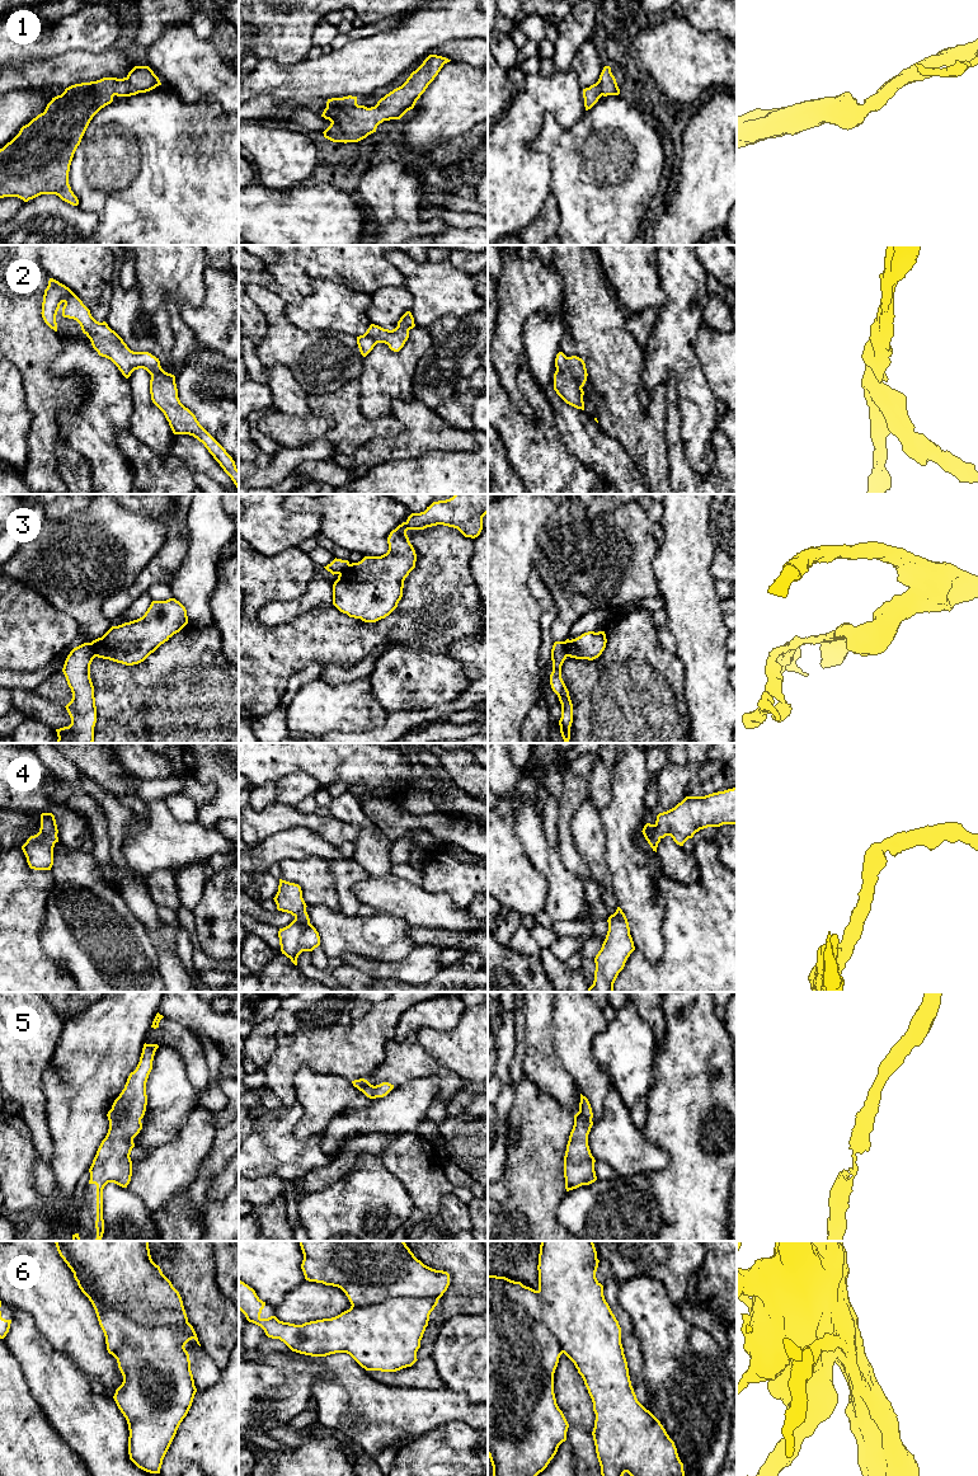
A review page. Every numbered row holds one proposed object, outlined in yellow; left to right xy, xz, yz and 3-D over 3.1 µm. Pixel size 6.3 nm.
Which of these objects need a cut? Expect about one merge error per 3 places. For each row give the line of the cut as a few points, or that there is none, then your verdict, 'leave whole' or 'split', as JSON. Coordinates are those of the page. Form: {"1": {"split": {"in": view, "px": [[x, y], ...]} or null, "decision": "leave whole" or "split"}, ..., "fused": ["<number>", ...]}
{"1": {"split": null, "decision": "leave whole"}, "2": {"split": null, "decision": "leave whole"}, "3": {"split": {"in": "yz", "px": [[563, 642], [567, 656]]}, "decision": "split"}, "4": {"split": null, "decision": "leave whole"}, "5": {"split": null, "decision": "leave whole"}, "6": {"split": null, "decision": "leave whole"}, "fused": ["3"]}

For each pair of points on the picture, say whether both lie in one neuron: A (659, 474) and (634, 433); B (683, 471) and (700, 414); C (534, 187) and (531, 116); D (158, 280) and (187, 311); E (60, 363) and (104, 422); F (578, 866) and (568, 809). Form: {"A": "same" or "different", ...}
{"A": "same", "B": "different", "C": "same", "D": "different", "E": "same", "F": "same"}

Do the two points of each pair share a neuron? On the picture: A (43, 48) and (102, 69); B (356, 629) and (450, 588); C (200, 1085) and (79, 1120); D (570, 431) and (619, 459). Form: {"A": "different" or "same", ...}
{"A": "different", "B": "same", "C": "different", "D": "same"}

